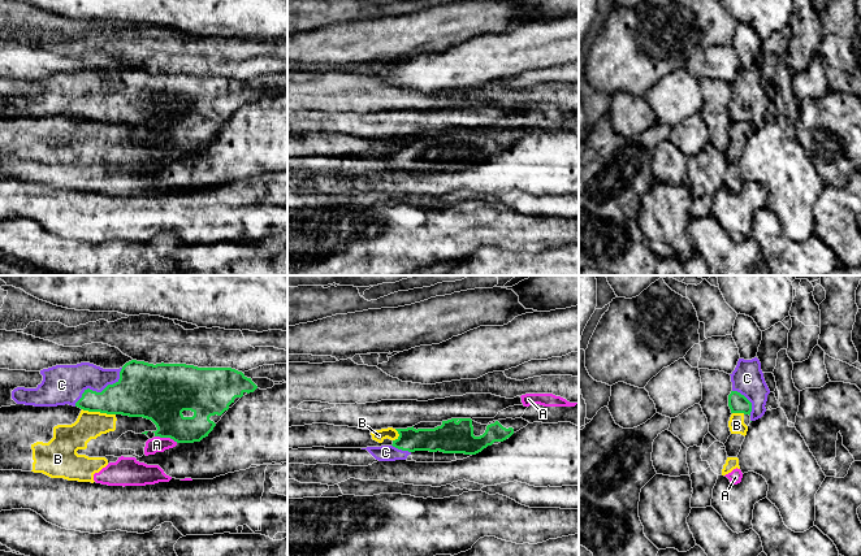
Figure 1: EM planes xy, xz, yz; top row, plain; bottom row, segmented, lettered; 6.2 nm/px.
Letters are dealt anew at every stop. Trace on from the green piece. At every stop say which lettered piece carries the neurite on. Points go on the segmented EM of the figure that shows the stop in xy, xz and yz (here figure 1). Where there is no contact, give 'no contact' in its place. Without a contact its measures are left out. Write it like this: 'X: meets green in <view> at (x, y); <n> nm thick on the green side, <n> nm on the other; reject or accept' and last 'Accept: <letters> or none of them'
A: meets green in xy at (167, 437); 300 nm thick on the green side, 100 nm on the other; reject
B: meets green in xy at (99, 411); 280 nm thick on the green side, 180 nm on the other; reject
C: meets green in xy at (99, 392); 300 nm thick on the green side, 240 nm on the other; accept
Accept: C

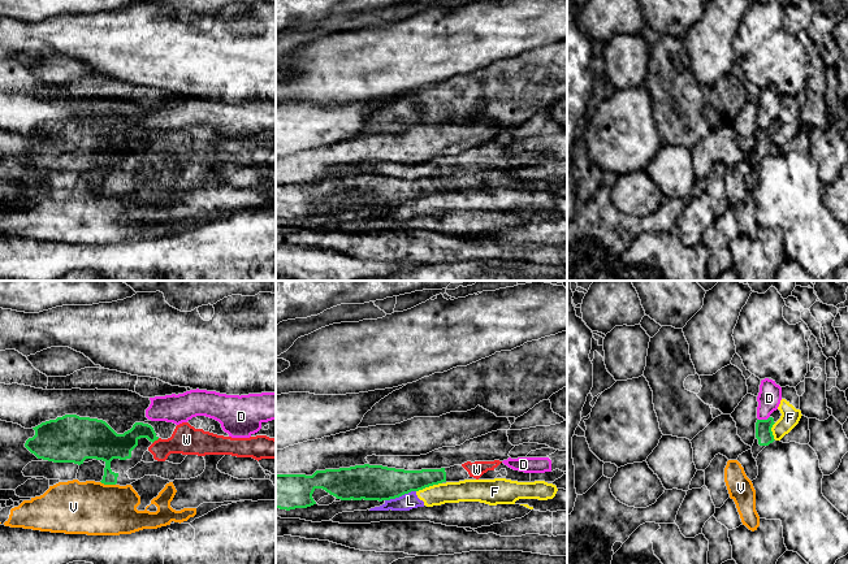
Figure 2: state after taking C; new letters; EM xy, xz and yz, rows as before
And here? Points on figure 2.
D: meets green in yz at (764, 420); 100 nm thick on the green side, 150 nm on the other; reject
F: meets green in xz at (428, 486); 190 nm thick on the green side, 140 nm on the other; reject
L: meets green in xz at (399, 495); 220 nm thick on the green side, 100 nm on the other; reject
V: meets green in xy at (108, 484); 200 nm thick on the green side, 320 nm on the other; reject
W: meets green in xy at (155, 439); 160 nm thick on the green side, 180 nm on the other; accept
Accept: W

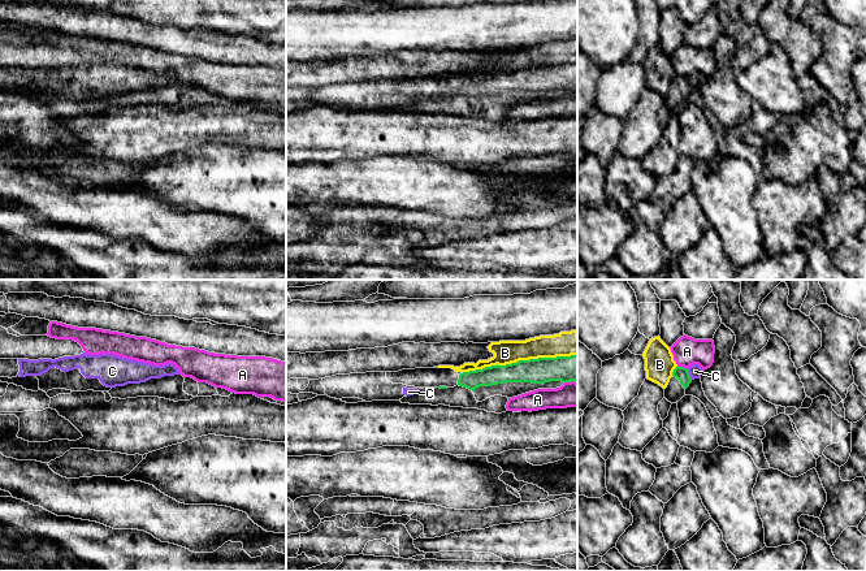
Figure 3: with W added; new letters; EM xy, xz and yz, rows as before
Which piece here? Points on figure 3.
A: meets green in yz at (682, 367); 90 nm thick on the green side, 180 nm on the other; reject
B: meets green in xz at (519, 360); 160 nm thick on the green side, 140 nm on the other; reject
C: meets green in yz at (688, 373); 90 nm thick on the green side, 80 nm on the other; accept
Accept: C

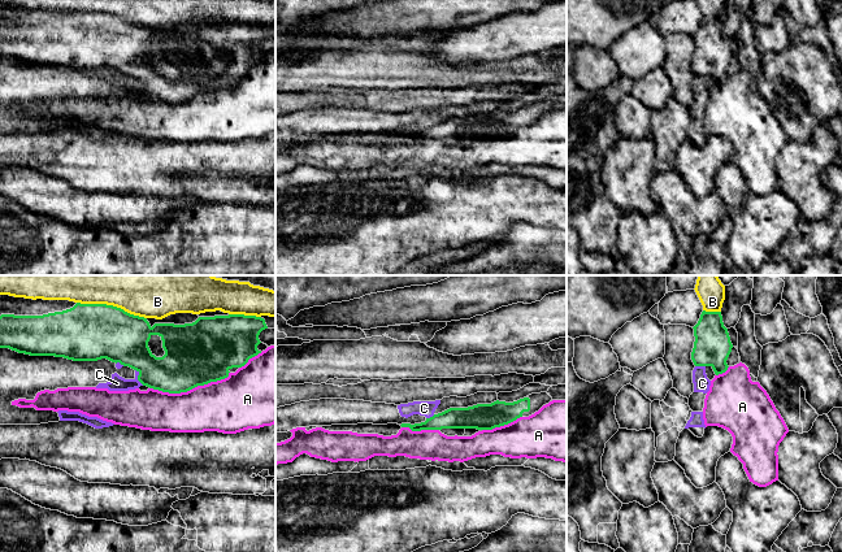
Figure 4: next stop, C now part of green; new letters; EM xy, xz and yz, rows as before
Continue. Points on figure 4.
A: meets green in xy at (190, 388); 380 nm thick on the green side, 320 nm on the other; reject
B: meets green in xy at (112, 305); 360 nm thick on the green side, 460 nm on the other; reject
C: meets green in xy at (138, 377); 300 nm thick on the green side, 90 nm on the other; reject
Accept: none of them

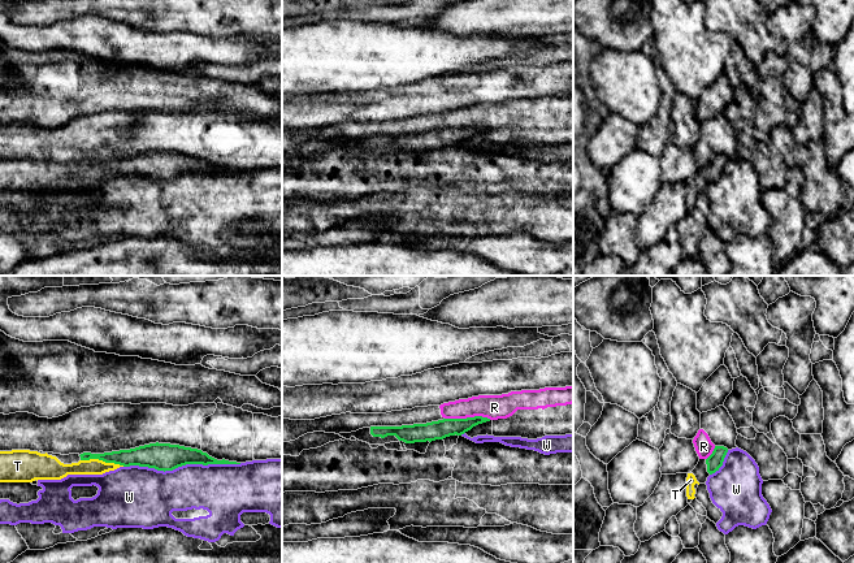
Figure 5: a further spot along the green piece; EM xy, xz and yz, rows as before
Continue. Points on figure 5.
R: meets green in xz at (468, 418); 120 nm thick on the green side, 150 nm on the other; reject
T: meets green in xy at (103, 460); 130 nm thick on the green side, 100 nm on the other; accept
W: meets green in xy at (182, 464); 180 nm thick on the green side, 300 nm on the other; reject
Accept: T

